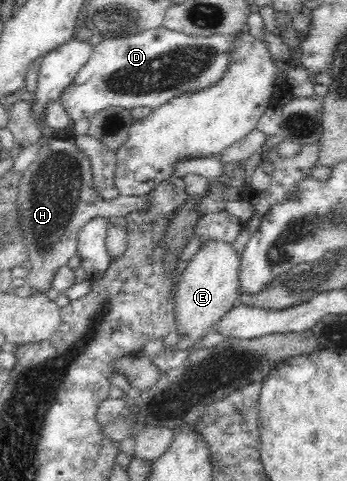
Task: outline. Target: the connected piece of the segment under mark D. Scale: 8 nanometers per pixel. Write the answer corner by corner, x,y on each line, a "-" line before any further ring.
163,25
154,29
137,32
132,35
103,39
100,43
94,46
93,54
91,54
89,60
85,63
85,66
83,66
83,69
75,76
73,82
71,82
69,86
61,92
59,101
64,107
64,110
67,112
69,119
74,122
81,119
89,119
94,113
108,107
123,107
125,109
129,109
129,111
136,107
149,107
152,110
157,109
159,106
165,105
165,102
176,98
178,95
198,92
199,90
205,89
206,87
217,83
218,79
221,79
222,75
225,74
226,67
228,66
227,62
229,62
229,50
233,50
233,40
235,40
233,35
214,34
213,36
189,36
187,34
177,32
176,30
169,30

